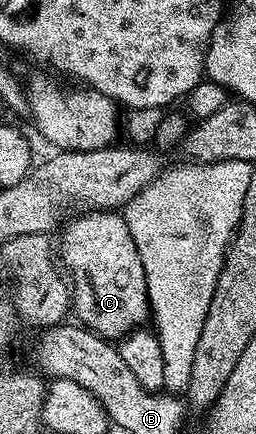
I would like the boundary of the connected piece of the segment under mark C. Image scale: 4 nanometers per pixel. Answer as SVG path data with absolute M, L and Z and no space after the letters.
M87 211L76 217L79 217L76 221L68 220L62 226L58 234L59 241L57 237L57 257L69 278L74 316L79 316L76 317L78 324L93 330L100 337L122 339L135 329L146 326L151 317L151 304L147 301L145 267L141 267L141 255L137 255L133 235L129 235L129 227L118 212Z

